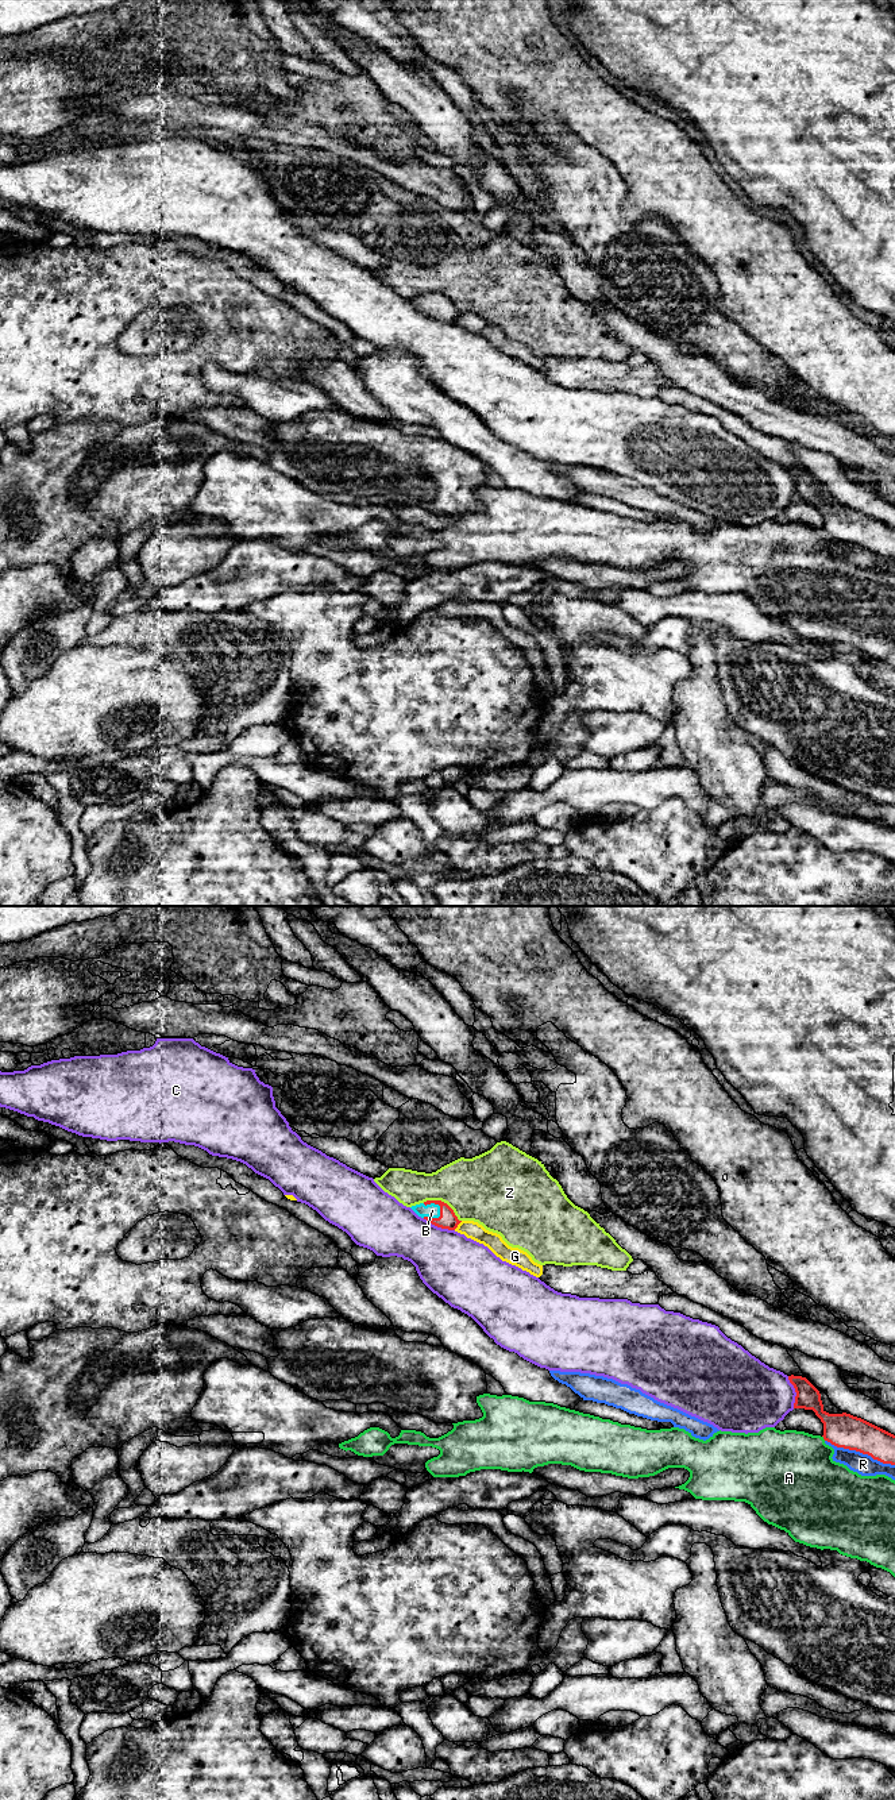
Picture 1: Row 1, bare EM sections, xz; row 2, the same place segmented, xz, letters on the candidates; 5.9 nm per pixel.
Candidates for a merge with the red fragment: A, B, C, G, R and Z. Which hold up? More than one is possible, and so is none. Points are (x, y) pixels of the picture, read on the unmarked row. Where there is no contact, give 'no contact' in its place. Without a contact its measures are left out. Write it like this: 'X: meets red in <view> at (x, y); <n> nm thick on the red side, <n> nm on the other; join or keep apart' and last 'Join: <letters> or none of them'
A: meets red in xz at (824, 531); 200 nm thick on the red side, 460 nm on the other; keep apart
B: meets red in xz at (436, 296); 110 nm thick on the red side, 90 nm on the other; join
C: meets red in xz at (795, 484); 140 nm thick on the red side, 380 nm on the other; keep apart
G: meets red in xz at (458, 316); 110 nm thick on the red side, 100 nm on the other; keep apart
R: meets red in xz at (860, 544); 200 nm thick on the red side, 120 nm on the other; keep apart
Z: meets red in xz at (443, 295); 110 nm thick on the red side, 380 nm on the other; keep apart
Join: B

